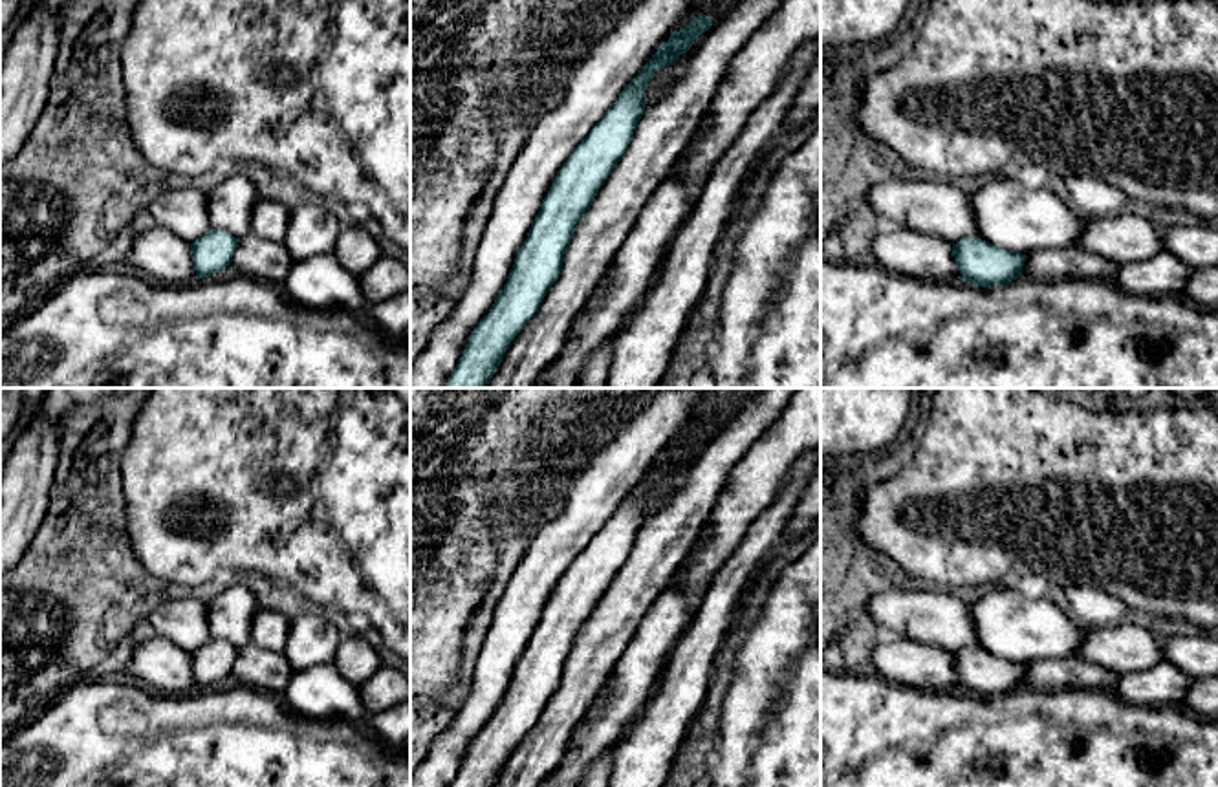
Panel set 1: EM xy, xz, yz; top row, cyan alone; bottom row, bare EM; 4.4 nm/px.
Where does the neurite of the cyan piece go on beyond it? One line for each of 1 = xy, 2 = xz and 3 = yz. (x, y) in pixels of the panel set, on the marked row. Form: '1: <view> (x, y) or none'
1: none
2: none
3: none

